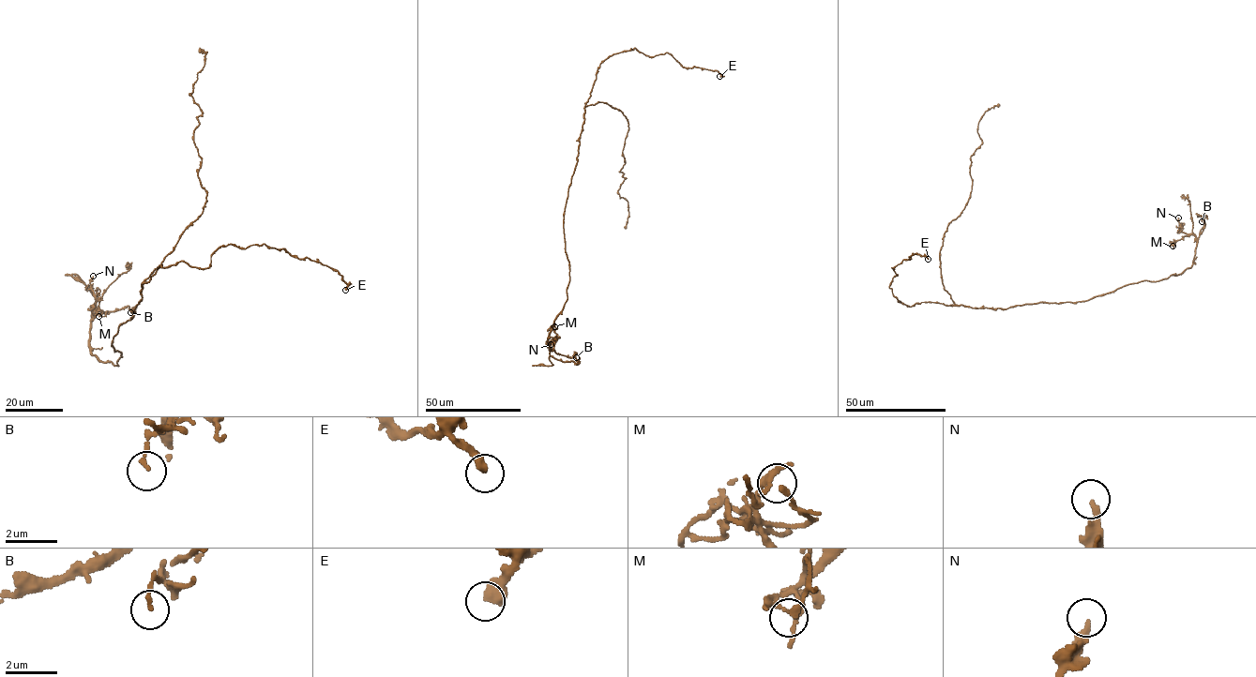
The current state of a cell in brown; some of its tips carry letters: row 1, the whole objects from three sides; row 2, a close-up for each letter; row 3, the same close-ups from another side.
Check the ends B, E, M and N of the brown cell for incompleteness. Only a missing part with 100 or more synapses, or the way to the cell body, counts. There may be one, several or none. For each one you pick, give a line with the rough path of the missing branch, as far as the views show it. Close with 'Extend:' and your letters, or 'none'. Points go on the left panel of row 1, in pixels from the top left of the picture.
Extend: none

